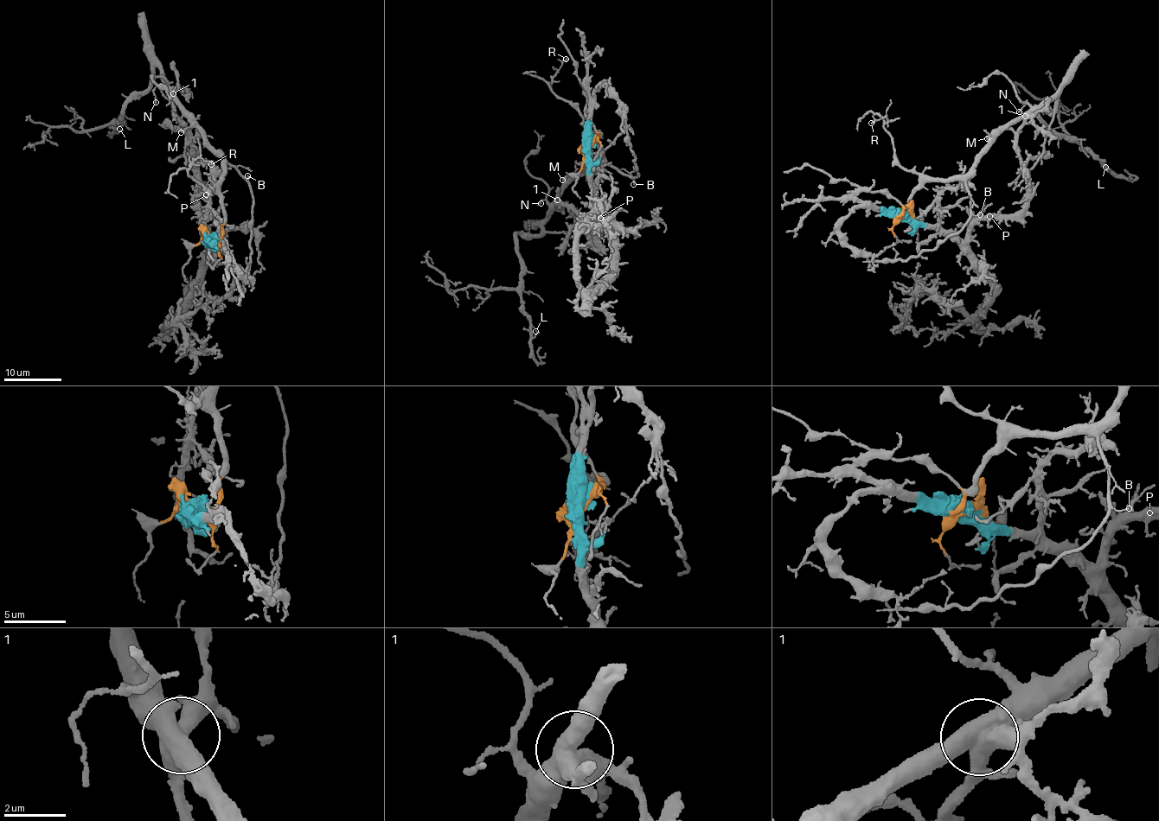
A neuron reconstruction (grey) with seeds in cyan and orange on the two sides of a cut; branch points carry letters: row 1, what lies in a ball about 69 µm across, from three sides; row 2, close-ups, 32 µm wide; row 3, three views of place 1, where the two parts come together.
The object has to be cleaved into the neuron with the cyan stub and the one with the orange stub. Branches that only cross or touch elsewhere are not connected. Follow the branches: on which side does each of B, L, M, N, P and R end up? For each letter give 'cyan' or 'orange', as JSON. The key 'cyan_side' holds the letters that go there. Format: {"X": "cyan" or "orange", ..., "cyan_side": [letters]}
{"B": "orange", "L": "orange", "M": "orange", "N": "orange", "P": "cyan", "R": "orange", "cyan_side": ["P"]}

